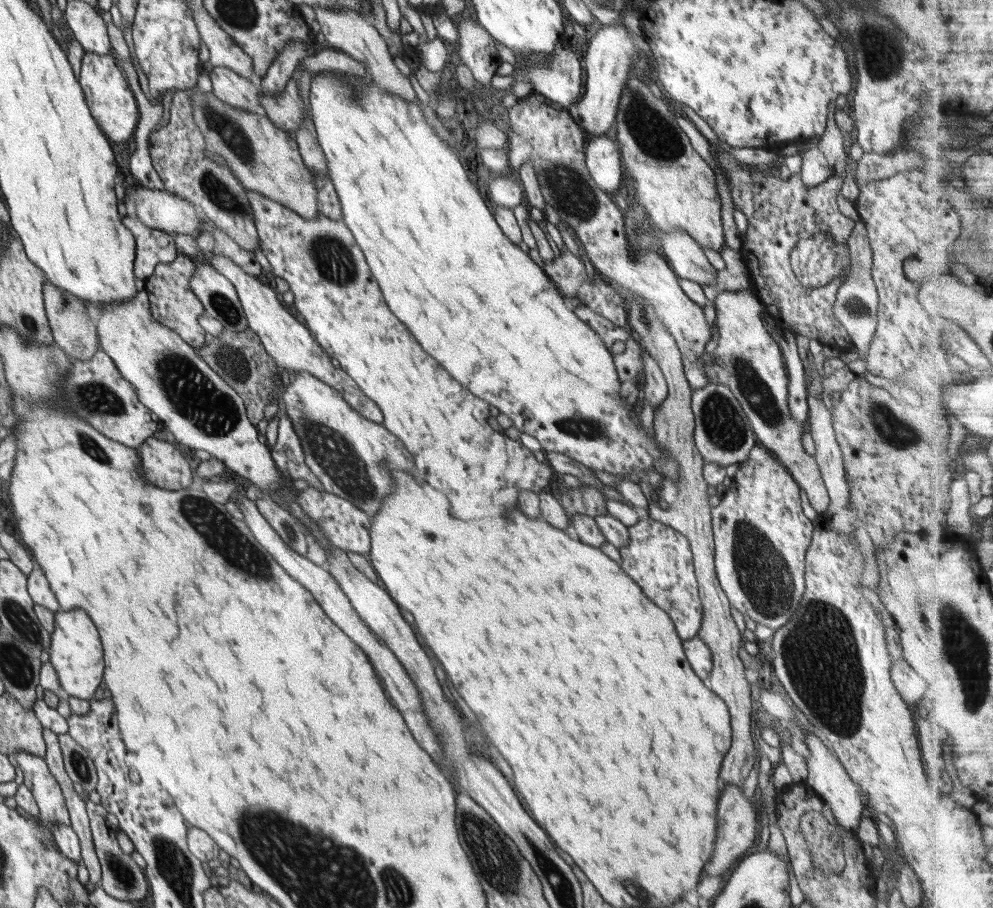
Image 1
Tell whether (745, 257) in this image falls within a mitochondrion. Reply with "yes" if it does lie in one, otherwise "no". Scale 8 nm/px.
no

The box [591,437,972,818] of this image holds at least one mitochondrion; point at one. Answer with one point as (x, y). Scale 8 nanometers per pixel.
(820, 655)

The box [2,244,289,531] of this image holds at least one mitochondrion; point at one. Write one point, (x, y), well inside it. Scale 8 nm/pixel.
(190, 392)

